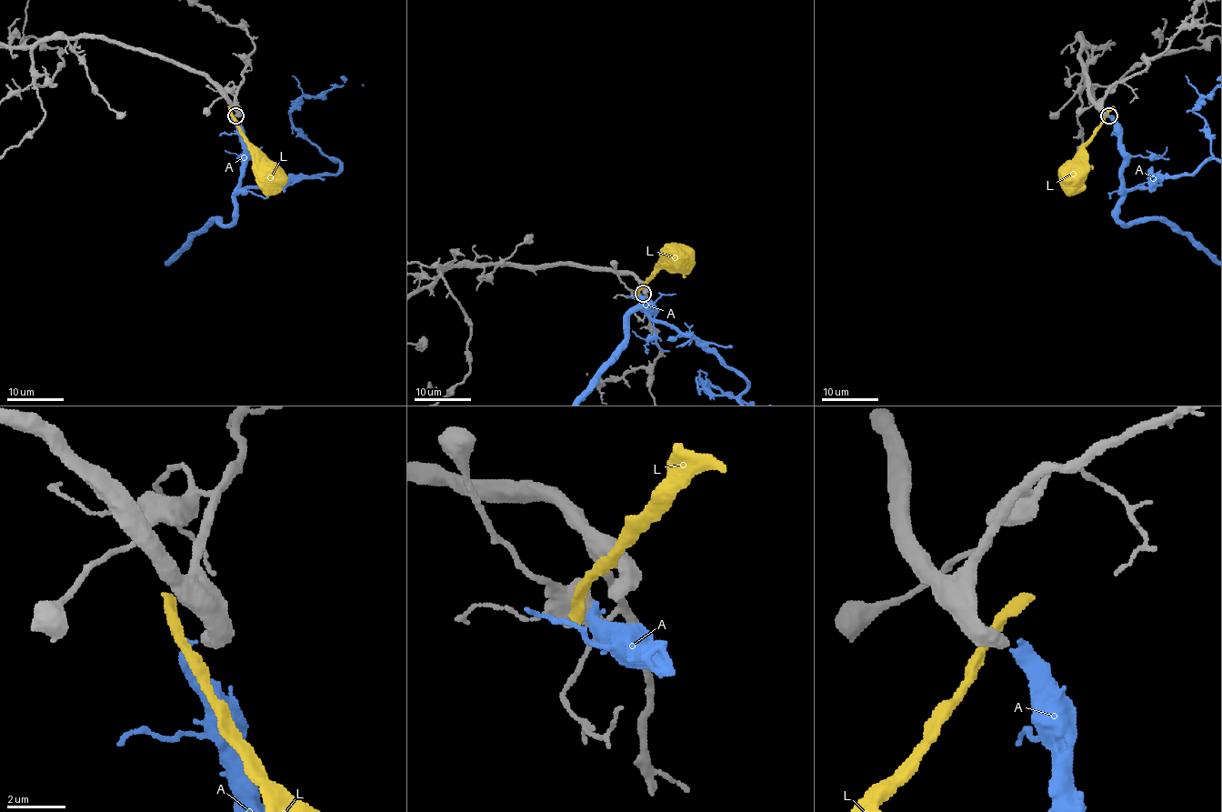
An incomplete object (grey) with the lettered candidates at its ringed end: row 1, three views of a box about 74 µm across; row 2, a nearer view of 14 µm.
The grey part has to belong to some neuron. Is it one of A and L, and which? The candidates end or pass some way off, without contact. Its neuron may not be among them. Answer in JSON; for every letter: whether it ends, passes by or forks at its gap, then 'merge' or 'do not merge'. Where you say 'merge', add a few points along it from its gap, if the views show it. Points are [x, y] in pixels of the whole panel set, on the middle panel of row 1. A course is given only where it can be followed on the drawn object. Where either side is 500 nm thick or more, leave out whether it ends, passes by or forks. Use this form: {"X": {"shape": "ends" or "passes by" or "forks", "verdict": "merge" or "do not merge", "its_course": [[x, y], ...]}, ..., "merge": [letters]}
{"A": {"shape": "ends", "verdict": "merge"}, "L": {"shape": "passes by", "verdict": "do not merge"}, "merge": ["A"]}

